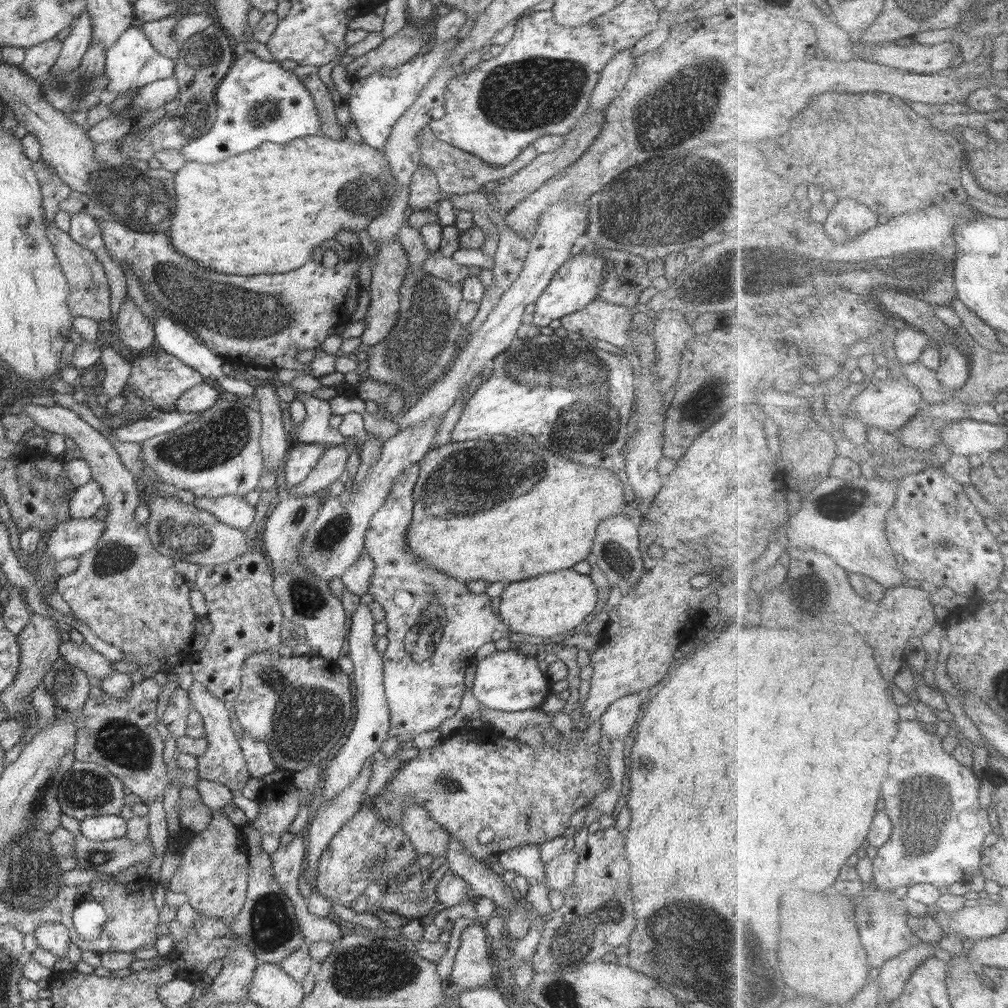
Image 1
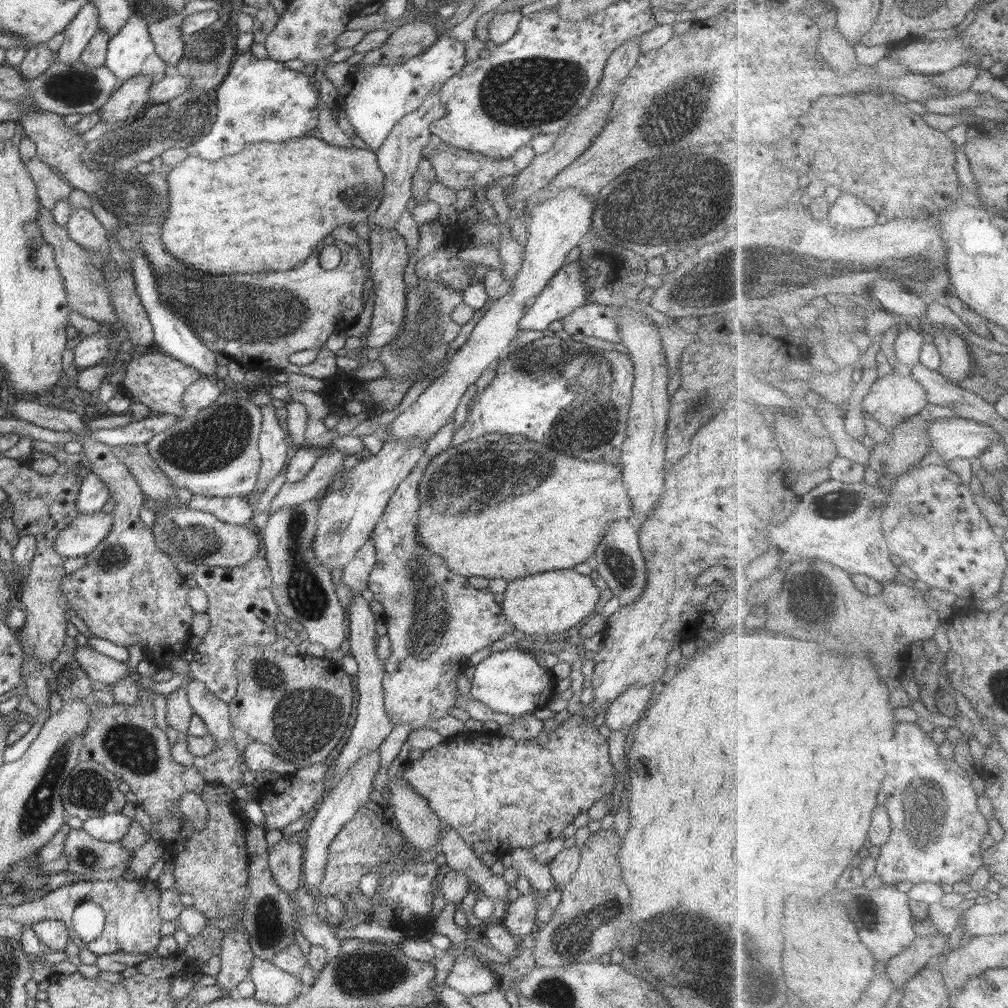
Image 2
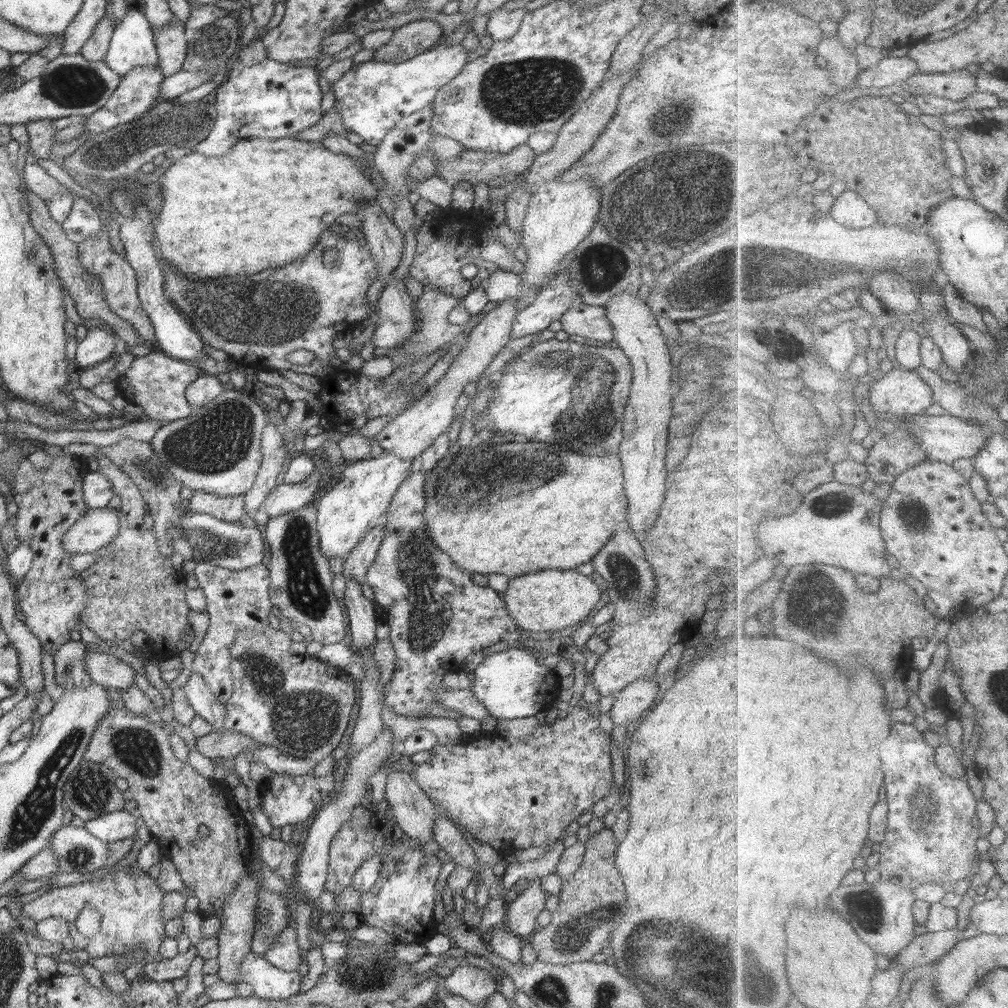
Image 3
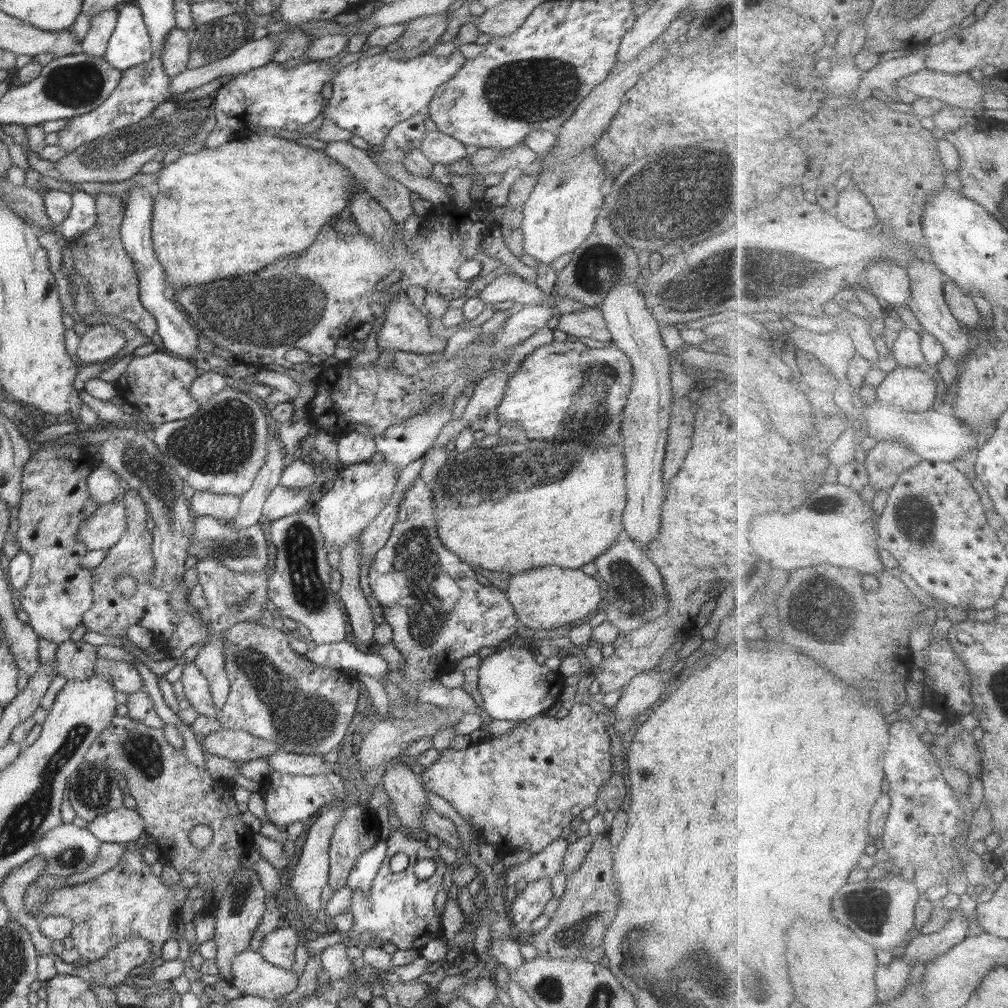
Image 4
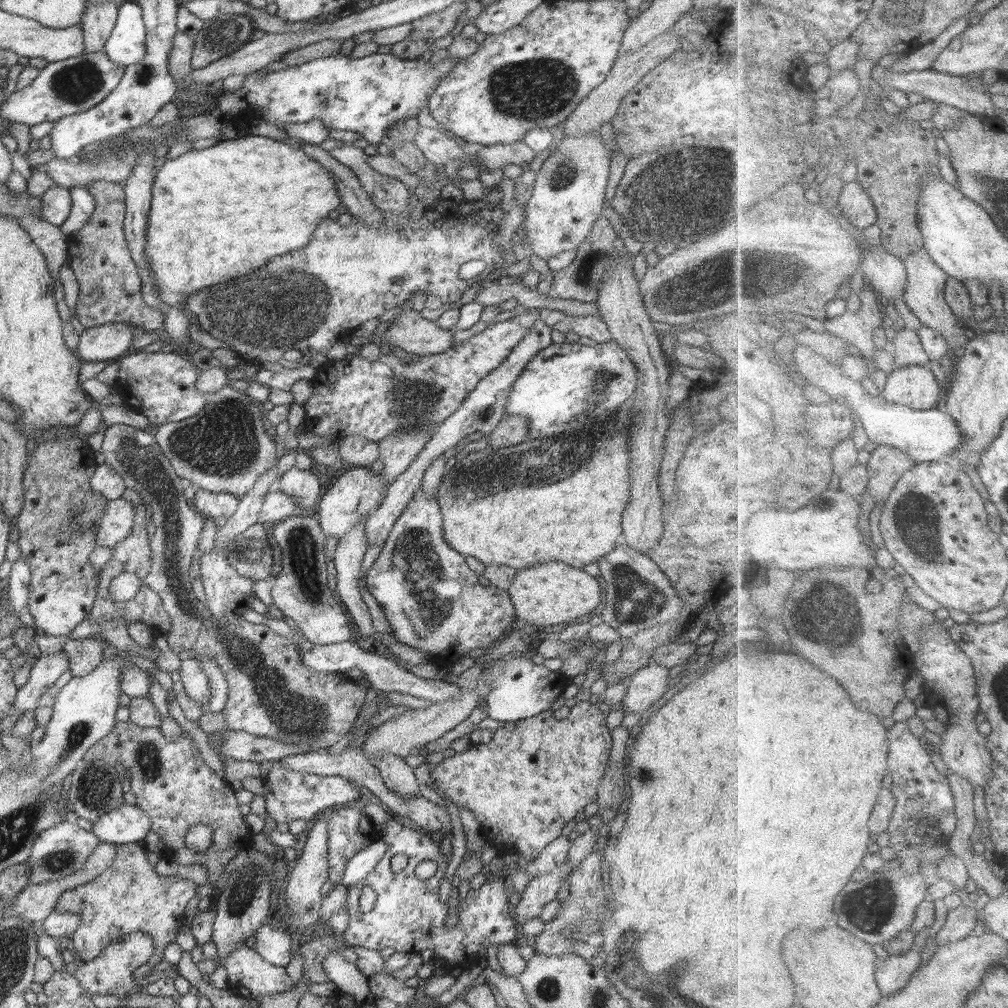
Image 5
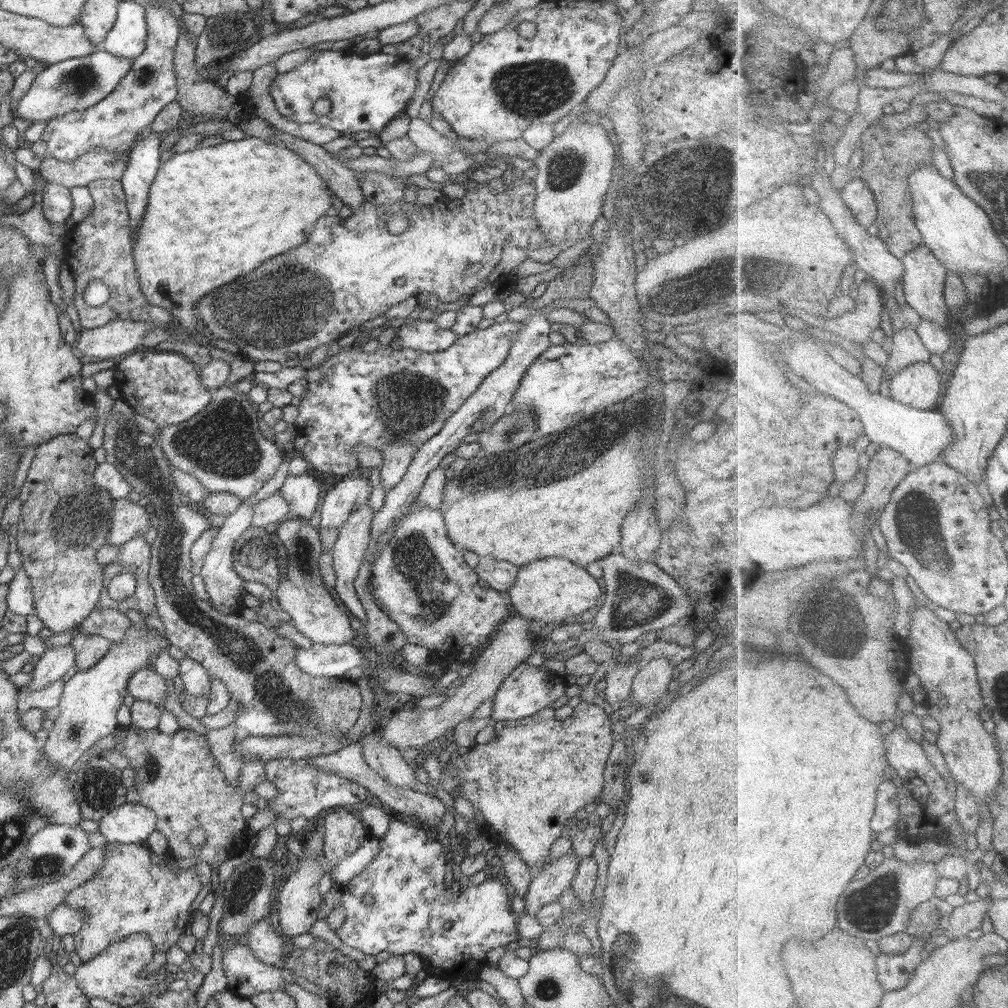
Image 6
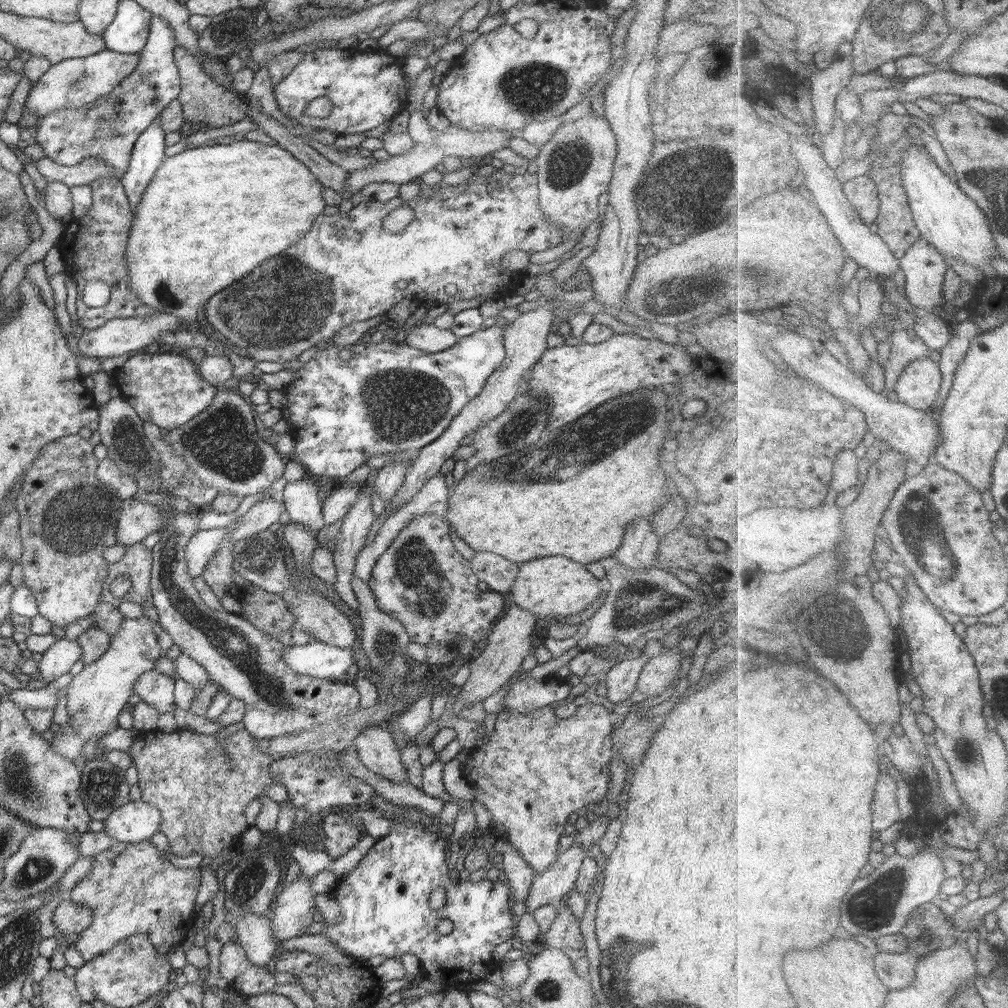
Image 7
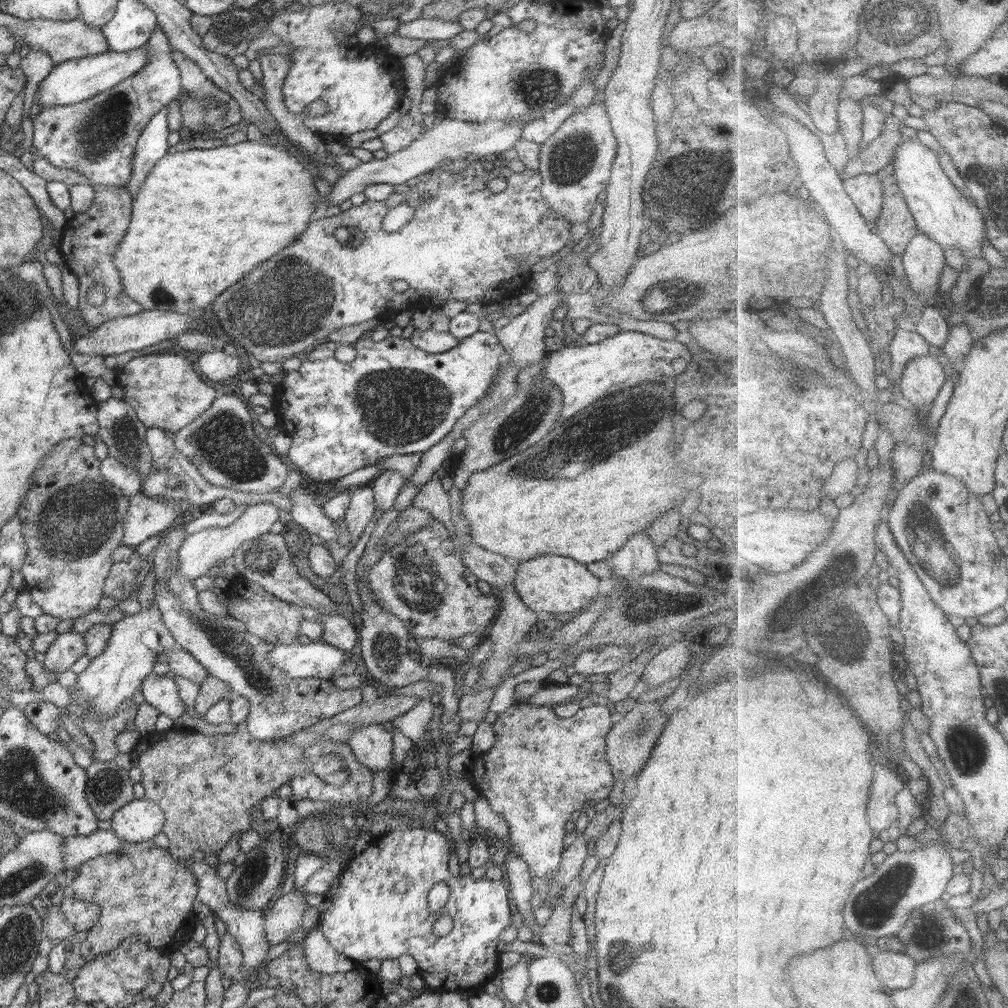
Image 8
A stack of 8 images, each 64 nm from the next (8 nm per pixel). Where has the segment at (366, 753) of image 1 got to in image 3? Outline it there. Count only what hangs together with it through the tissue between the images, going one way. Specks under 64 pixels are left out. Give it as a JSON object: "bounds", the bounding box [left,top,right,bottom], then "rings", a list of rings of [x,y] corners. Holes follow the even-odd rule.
{"bounds":[344,578,386,760],"rings":[[[346,578],[344,602],[346,614],[350,618],[350,636],[353,649],[364,652],[364,649],[373,648],[377,641],[376,625],[381,621],[376,614],[372,601],[364,597],[361,584],[355,578]],[[364,664],[364,679],[360,682],[360,710],[351,736],[350,748],[345,756],[349,760],[386,729],[381,717],[379,680],[379,668],[368,668],[368,664]]]}

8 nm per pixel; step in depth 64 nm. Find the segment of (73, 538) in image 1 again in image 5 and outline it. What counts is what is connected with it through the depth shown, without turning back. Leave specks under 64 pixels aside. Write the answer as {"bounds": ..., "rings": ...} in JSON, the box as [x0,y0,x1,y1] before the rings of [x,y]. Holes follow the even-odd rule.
{"bounds":[96,497,136,547],"rings":[[[120,497],[107,501],[102,518],[96,522],[96,545],[116,547],[132,534],[136,513],[132,502]]]}

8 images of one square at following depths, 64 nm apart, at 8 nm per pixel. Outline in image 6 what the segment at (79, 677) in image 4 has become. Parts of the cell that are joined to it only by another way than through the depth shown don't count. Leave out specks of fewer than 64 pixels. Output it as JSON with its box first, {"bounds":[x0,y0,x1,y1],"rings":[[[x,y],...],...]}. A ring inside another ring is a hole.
{"bounds":[69,633,113,671],"rings":[[[83,633],[72,637],[69,644],[72,645],[72,649],[76,653],[74,665],[78,667],[78,671],[88,670],[96,665],[113,645],[110,640],[101,635],[86,635]]]}

